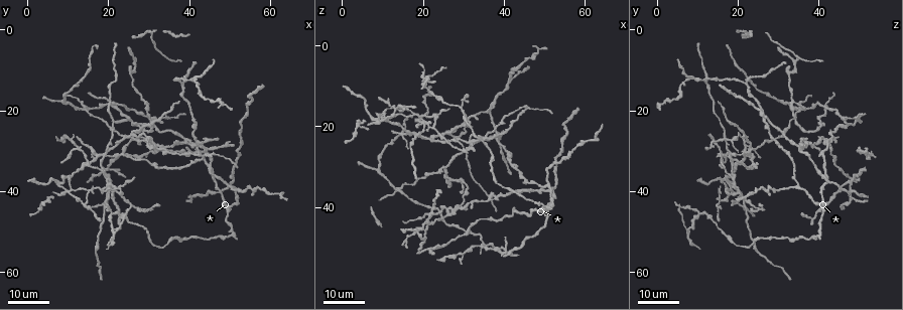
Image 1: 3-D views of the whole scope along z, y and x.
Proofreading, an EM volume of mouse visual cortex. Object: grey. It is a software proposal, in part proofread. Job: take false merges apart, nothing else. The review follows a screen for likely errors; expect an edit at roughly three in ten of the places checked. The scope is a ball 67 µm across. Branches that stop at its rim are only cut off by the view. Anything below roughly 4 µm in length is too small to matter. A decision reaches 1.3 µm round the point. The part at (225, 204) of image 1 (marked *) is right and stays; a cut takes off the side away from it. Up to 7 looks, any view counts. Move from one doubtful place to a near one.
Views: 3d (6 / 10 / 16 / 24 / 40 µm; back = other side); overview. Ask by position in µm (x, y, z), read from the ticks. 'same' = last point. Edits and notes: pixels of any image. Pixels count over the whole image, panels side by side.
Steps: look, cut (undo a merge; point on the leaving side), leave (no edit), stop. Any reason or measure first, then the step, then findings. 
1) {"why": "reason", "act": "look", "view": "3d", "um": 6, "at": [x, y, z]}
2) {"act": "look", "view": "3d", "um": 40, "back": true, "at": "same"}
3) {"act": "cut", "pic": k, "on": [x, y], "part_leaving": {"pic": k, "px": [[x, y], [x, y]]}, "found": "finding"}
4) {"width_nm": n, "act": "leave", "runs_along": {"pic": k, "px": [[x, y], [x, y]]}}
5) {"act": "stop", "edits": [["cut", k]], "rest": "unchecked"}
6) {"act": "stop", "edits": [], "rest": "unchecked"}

{"why": "four arms meet", "act": "look", "view": "3d", "um": 24, "at": [26.0, 25.5, 21.0]}

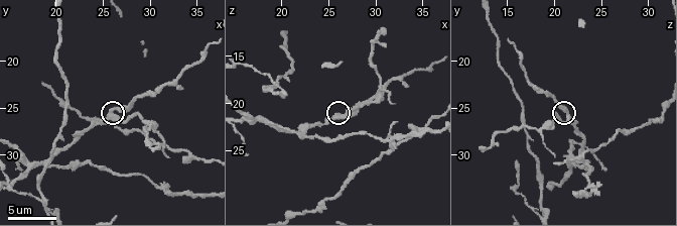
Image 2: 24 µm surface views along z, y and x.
{"act": "look", "view": "3d", "um": 10, "at": [26.4, 25.8, 21.4]}

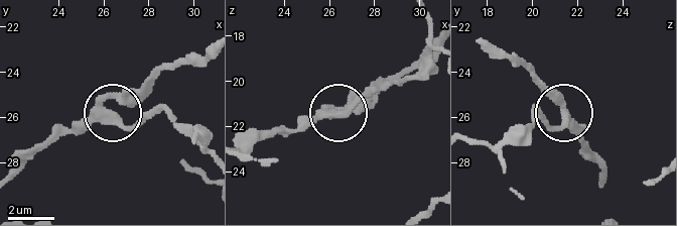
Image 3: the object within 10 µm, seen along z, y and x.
{"side_arm_um": 15, "act": "leave", "runs_along": {"pic": 3, "px": [[600, 181], [598, 162], [566, 115], [552, 128], [539, 119]]}, "found": "one neuron here"}

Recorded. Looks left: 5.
{"why": "three-way junction", "act": "look", "view": "3d", "um": 16, "at": [25.5, 11.0, 32.5]}

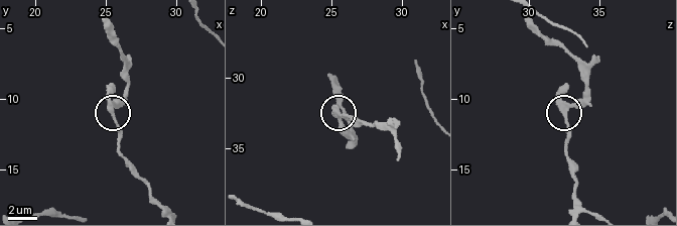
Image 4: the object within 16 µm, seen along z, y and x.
{"act": "look", "view": "3d", "um": 6, "at": [25.4, 11.0, 32.6]}

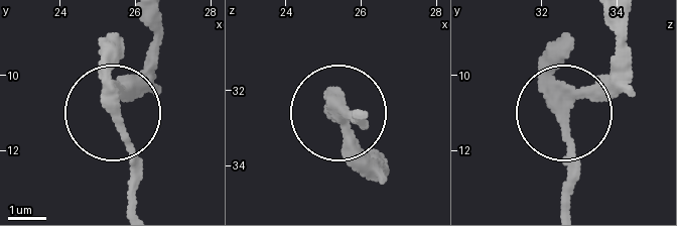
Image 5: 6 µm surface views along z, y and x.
{"arms": 3, "act": "leave", "runs_along": {"pic": 5, "px": [[570, 205], [567, 111], [625, 53]]}, "found": "one neuron here"}

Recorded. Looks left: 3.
{"why": "three-way junction", "act": "look", "view": "3d", "um": 10, "at": [17.0, 31.4, 21.8]}

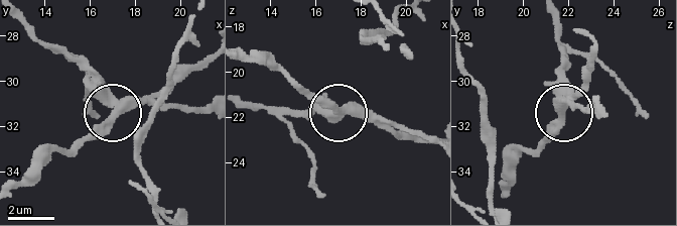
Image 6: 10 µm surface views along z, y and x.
{"act": "look", "view": "3d", "um": 6, "at": [17.0, 31.4, 21.6]}

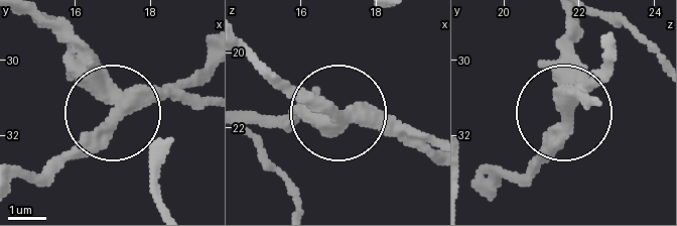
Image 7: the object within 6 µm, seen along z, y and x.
{"width_nm": 360, "act": "cut", "pic": 7, "on": [97, 55], "part_leaving": {"pic": 7, "px": [[150, 92], [205, 101]]}, "found": "a second neuron is stuck on"}

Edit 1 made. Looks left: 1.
{"act": "stop", "edits": [["cut", 7]], "rest": "unchecked"}

